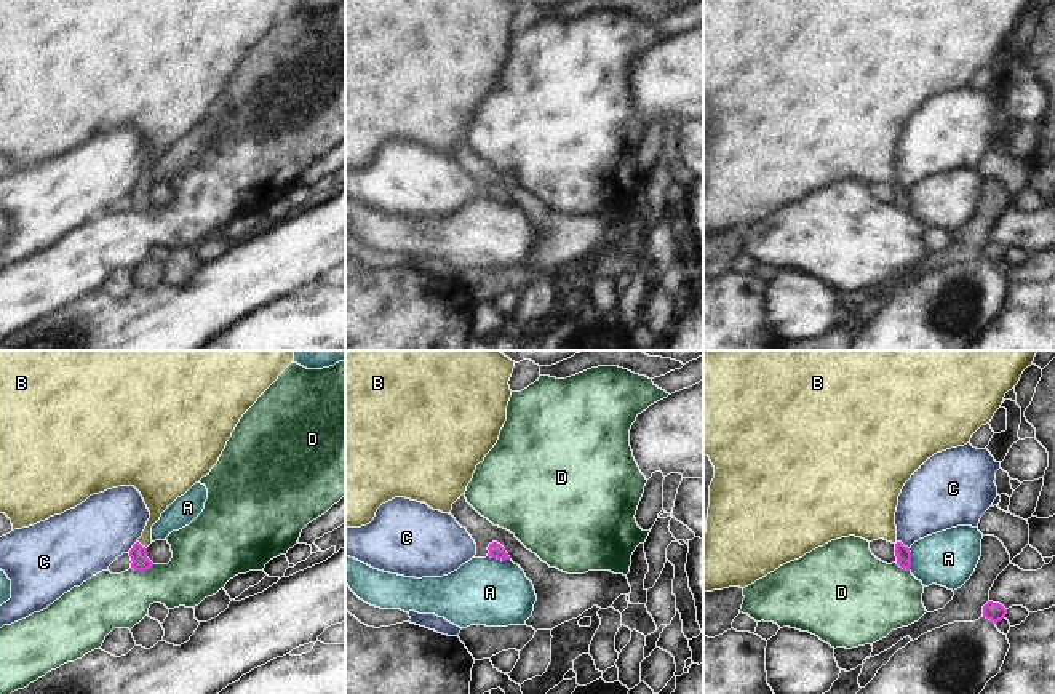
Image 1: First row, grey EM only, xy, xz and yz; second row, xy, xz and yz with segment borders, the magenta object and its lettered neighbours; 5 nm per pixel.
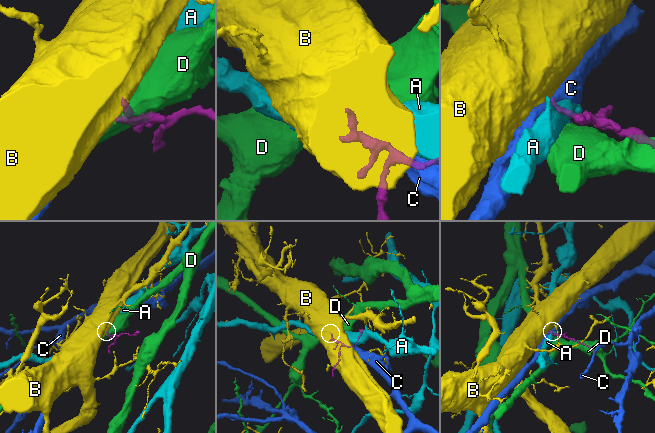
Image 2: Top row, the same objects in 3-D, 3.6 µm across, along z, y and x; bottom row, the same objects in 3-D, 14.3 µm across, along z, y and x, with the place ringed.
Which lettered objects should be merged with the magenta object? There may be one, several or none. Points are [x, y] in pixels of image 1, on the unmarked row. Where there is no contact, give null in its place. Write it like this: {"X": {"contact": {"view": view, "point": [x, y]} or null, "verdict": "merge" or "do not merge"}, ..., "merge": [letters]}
{"A": {"contact": {"view": "xz", "point": [499, 200]}, "verdict": "do not merge"}, "B": {"contact": {"view": "xy", "point": [141, 187]}, "verdict": "merge"}, "C": {"contact": {"view": "yz", "point": [902, 186]}, "verdict": "do not merge"}, "D": {"contact": {"view": "xy", "point": [143, 211]}, "verdict": "do not merge"}, "merge": ["B"]}

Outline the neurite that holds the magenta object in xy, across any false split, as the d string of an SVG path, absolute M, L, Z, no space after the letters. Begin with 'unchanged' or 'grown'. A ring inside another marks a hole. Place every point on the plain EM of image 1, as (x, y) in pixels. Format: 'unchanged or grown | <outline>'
grown | M0 0L0 155L5 155L14 171L34 168L50 158L75 150L90 138L118 128L134 128L150 160L142 177L129 192L131 209L147 213L153 205L147 200L152 185L152 168L161 155L195 125L209 117L243 56L278 21L294 0Z

